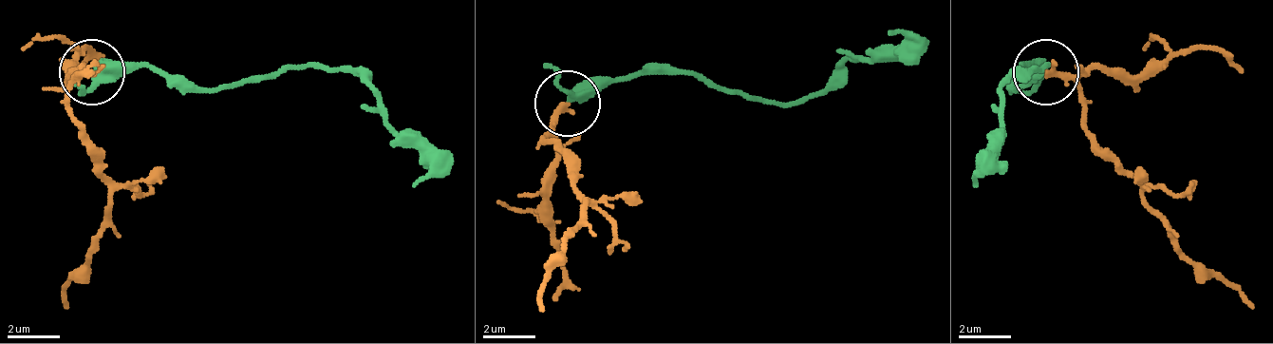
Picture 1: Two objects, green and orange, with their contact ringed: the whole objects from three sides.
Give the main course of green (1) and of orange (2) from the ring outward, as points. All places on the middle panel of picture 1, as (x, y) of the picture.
1: (569, 102), (627, 82), (706, 75), (765, 102), (805, 102), (851, 62), (884, 62), (904, 43), (890, 29)
2: (569, 102), (542, 141), (555, 147), (582, 200), (582, 219), (542, 286), (542, 312)

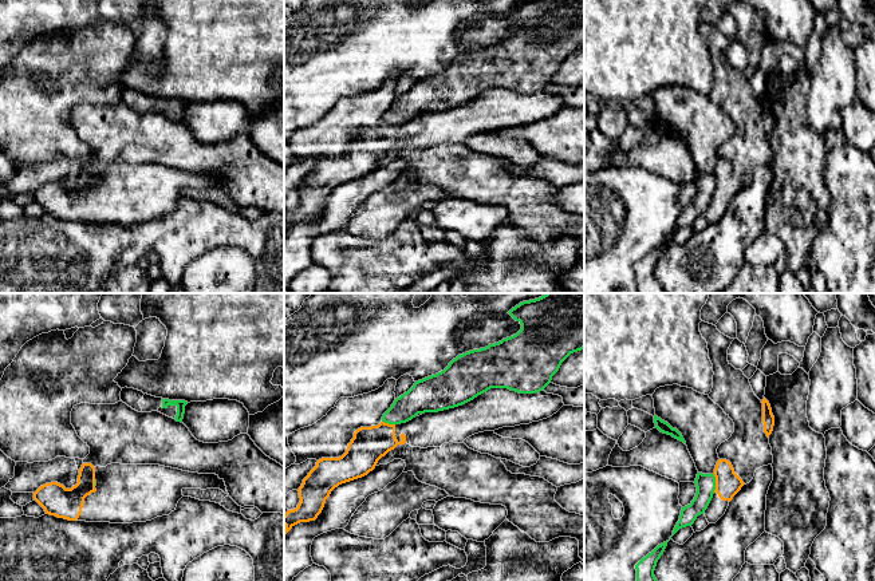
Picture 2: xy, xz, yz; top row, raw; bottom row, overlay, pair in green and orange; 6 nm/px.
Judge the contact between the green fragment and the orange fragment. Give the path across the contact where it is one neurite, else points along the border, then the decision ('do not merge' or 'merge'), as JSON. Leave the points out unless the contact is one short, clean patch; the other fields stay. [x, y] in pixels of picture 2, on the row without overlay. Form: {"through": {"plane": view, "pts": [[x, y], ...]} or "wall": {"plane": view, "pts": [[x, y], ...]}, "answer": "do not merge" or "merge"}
{"answer": "do not merge"}

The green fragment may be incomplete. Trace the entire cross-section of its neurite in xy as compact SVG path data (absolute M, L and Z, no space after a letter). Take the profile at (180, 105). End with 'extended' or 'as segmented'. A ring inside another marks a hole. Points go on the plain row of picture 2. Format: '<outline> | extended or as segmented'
M162 99L162 108L167 108L169 106L176 106L177 107L177 115L176 120L182 123L184 114L185 114L185 106L188 102L185 100L169 100L169 99Z | as segmented

